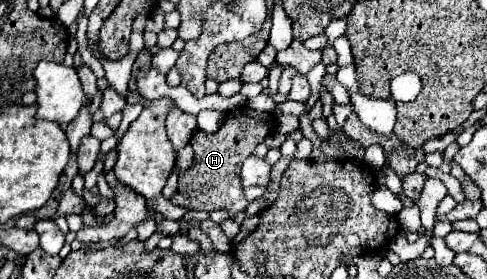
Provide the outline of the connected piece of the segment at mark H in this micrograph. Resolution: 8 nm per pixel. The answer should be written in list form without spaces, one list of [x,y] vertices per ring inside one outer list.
[[[238,107],[226,113],[224,123],[216,133],[204,133],[198,129],[190,139],[190,145],[194,149],[194,163],[186,173],[178,177],[178,189],[170,201],[174,205],[198,211],[244,211],[248,207],[248,201],[244,199],[244,189],[240,185],[240,163],[244,163],[244,159],[252,155],[254,147],[262,143],[264,137],[274,131],[274,127],[276,119],[272,113],[260,113],[250,107]]]

